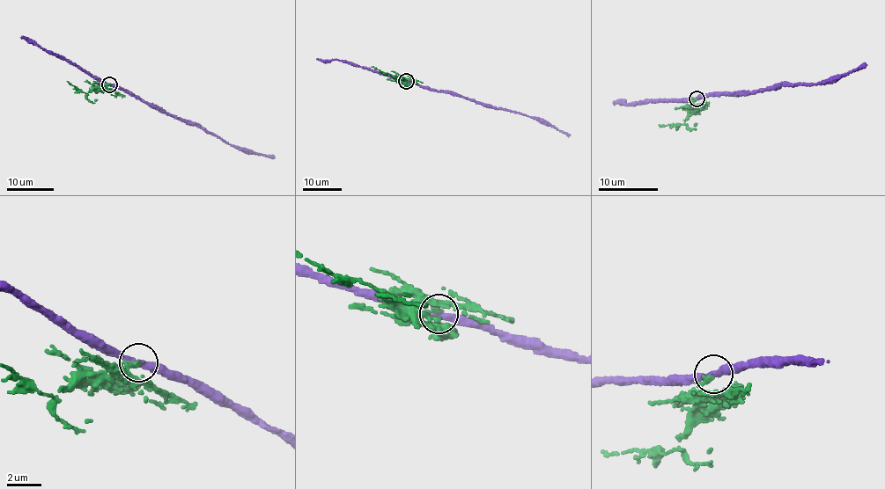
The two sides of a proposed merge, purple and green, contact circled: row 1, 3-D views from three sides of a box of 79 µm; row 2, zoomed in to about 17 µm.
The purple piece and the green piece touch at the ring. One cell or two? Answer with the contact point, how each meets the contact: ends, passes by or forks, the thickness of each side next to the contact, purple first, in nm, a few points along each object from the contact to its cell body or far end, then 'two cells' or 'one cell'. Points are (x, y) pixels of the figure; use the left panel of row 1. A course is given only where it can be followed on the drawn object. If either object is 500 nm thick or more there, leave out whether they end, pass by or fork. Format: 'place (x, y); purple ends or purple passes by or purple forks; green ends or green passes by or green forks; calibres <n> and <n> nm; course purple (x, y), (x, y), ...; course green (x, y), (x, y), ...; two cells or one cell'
place (109, 84); purple passes by; green ends; calibres 320 and 320 nm; course purple (109, 84), (138, 96), (162, 112), (195, 122), (235, 147), (274, 157); course green (109, 84), (94, 87), (87, 93), (77, 91), (67, 81); two cells

